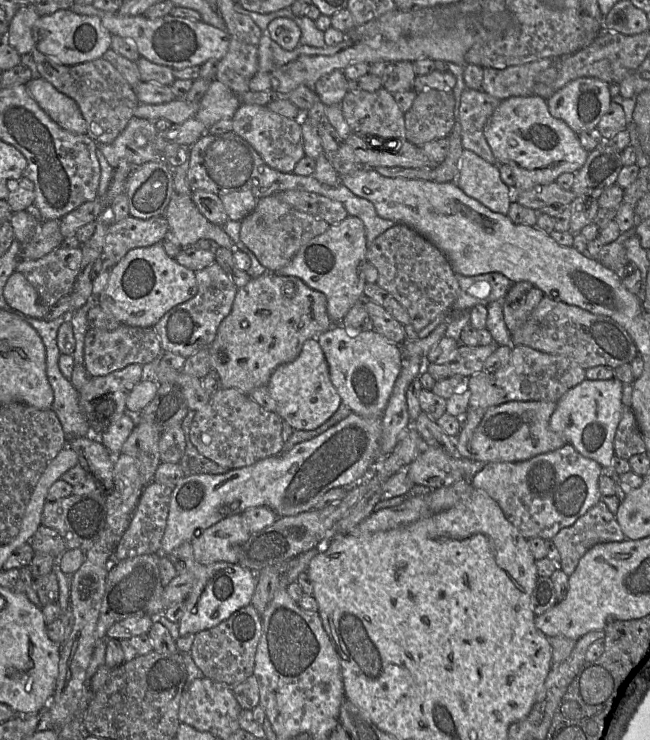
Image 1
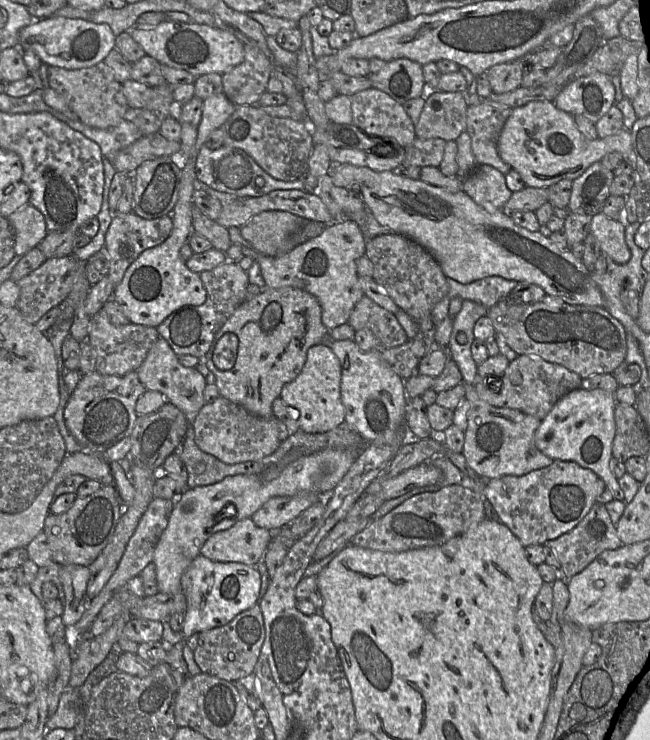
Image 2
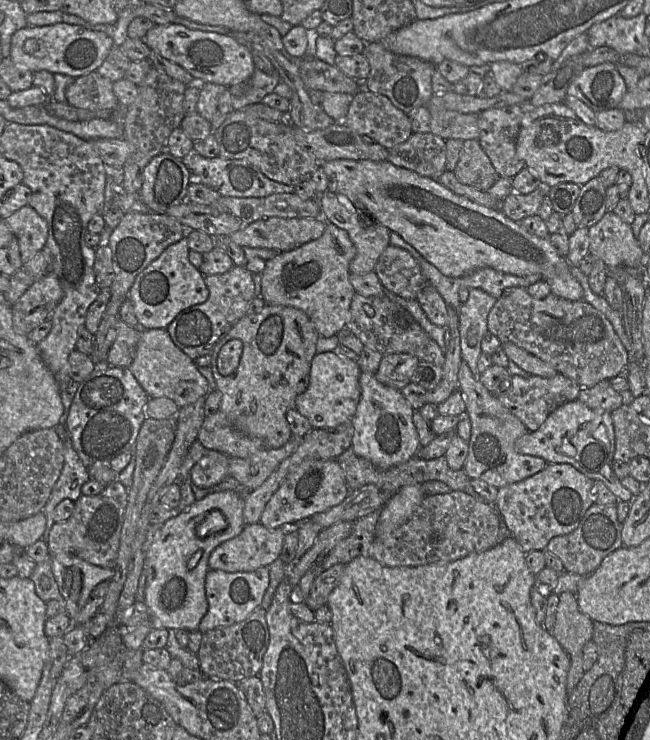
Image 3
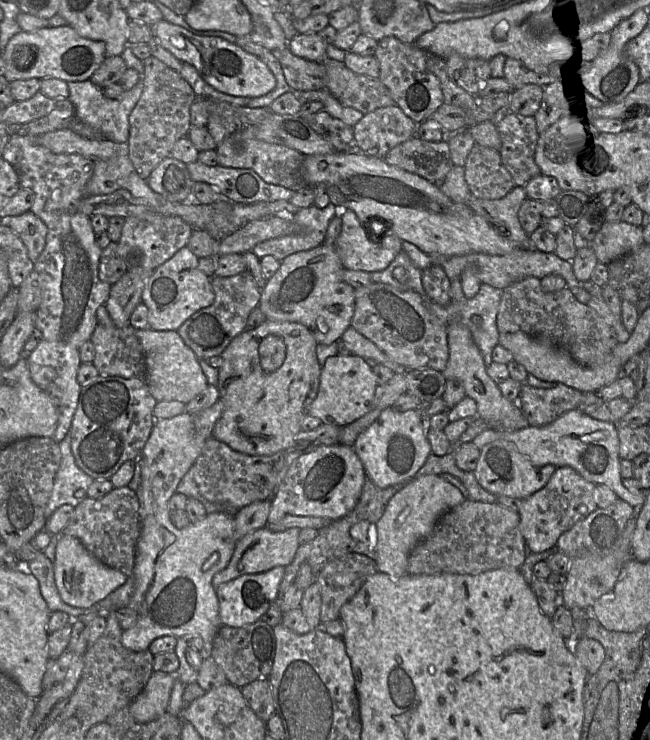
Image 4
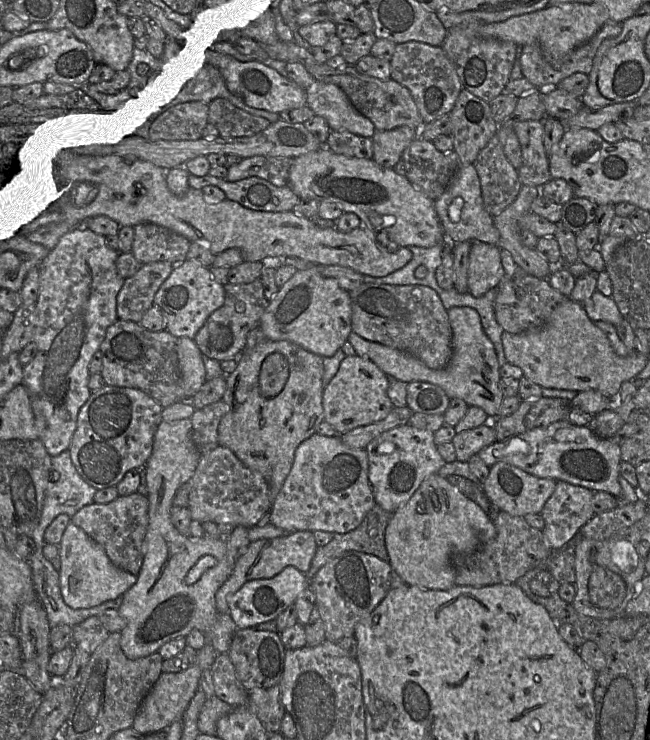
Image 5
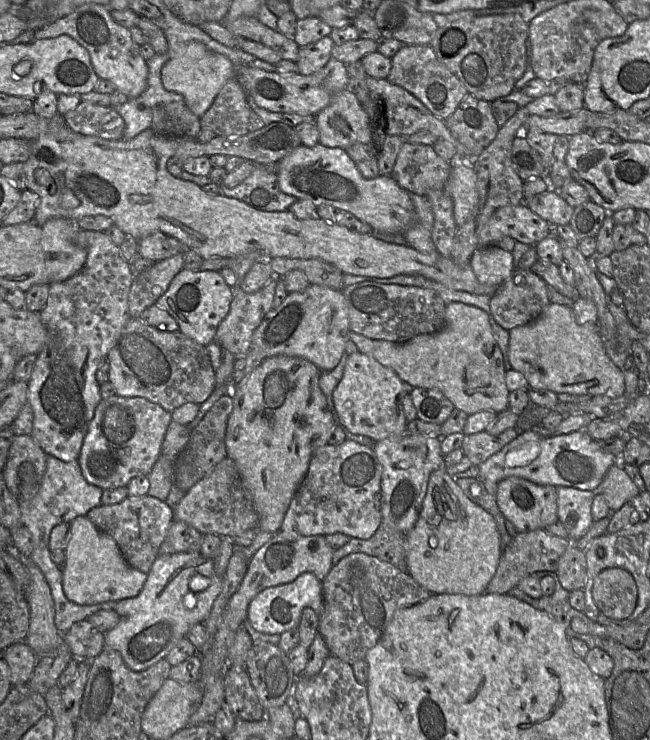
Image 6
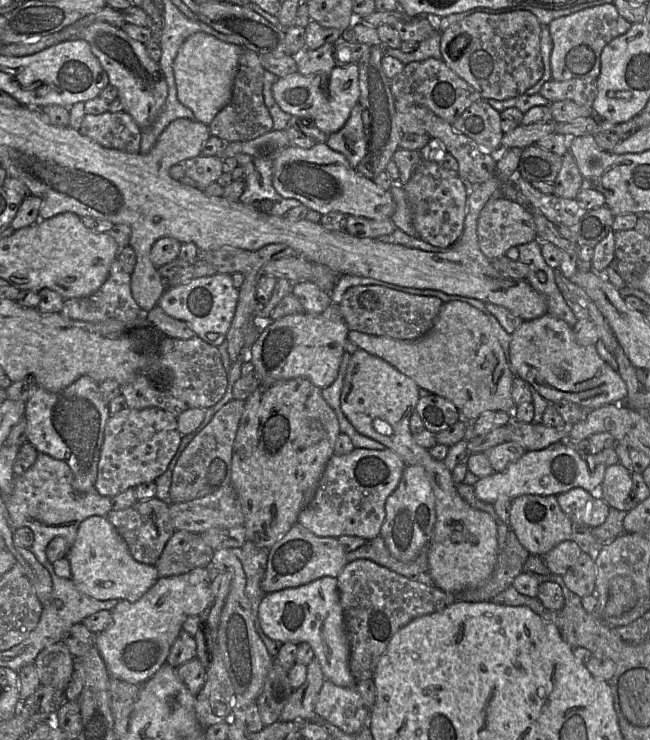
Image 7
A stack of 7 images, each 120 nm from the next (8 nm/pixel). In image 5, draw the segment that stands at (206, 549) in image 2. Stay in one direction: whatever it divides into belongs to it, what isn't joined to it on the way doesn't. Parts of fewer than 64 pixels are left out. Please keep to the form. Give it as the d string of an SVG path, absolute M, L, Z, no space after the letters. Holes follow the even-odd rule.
M307 530L251 542L247 551L237 559L229 578L216 592L216 607L218 611L230 614L229 598L250 580L272 578L287 566L294 566L304 574L307 573L317 548L318 545L316 544L313 532Z

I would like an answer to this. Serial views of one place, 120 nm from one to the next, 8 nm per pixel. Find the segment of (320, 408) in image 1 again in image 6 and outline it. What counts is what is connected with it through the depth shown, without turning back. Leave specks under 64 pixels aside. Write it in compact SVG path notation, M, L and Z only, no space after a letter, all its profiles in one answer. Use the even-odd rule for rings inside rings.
M358 351L348 357L342 379L333 391L333 405L344 428L353 434L365 435L378 442L408 433L408 421L402 400L412 389L413 387L403 382L393 370Z

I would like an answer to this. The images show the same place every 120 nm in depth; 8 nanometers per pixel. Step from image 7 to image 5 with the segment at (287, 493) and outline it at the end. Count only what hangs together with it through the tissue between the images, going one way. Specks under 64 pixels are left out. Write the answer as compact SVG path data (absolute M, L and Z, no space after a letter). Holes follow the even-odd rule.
M266 338L251 349L244 349L235 360L238 361L236 369L224 374L227 387L222 400L228 405L228 412L218 426L218 442L230 449L248 468L265 478L274 501L291 470L297 447L317 433L324 421L323 358L290 341Z

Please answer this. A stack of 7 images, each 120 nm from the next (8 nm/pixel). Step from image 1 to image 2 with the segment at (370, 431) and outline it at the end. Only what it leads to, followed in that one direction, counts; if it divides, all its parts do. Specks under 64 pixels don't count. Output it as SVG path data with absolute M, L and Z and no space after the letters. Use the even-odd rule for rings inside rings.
M328 448L321 450L319 452L315 452L309 455L302 456L298 458L297 460L293 461L289 465L287 465L282 471L278 471L277 469L265 469L261 474L253 474L253 475L235 475L235 476L229 476L221 480L220 482L217 482L212 485L208 486L199 486L199 487L194 487L194 488L186 488L182 491L182 493L178 496L178 498L173 502L173 507L171 514L168 519L168 524L165 530L163 531L162 535L160 536L155 550L154 550L154 555L153 555L153 563L155 564L156 567L156 581L157 581L157 587L159 592L168 594L172 598L172 611L171 614L173 613L182 613L184 614L186 607L187 607L187 602L186 602L186 597L185 594L183 593L182 586L181 586L181 577L185 570L189 567L189 565L192 563L192 561L200 554L200 549L205 543L205 541L210 537L211 534L226 530L233 526L233 521L230 521L228 524L223 524L223 525L218 525L216 521L216 516L218 513L220 513L225 507L228 505L232 505L235 508L235 514L229 516L229 517L234 517L237 516L237 521L245 519L245 518L251 518L251 516L265 503L267 502L270 498L276 497L276 496L294 496L300 493L304 492L315 492L315 493L320 493L320 494L325 494L325 493L333 493L334 489L338 485L338 483L342 480L342 478L346 475L346 473L349 471L350 467L353 465L355 462L356 458L358 455L356 455L355 452L347 451L344 449L336 449L336 448Z

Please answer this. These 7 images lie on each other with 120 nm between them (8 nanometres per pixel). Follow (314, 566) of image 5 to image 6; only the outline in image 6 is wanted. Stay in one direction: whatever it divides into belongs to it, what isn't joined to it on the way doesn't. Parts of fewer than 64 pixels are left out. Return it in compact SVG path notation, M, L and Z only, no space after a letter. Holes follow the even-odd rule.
M382 521L376 532L368 539L351 537L332 556L333 565L351 553L365 553L389 562L403 572L407 572L404 533Z

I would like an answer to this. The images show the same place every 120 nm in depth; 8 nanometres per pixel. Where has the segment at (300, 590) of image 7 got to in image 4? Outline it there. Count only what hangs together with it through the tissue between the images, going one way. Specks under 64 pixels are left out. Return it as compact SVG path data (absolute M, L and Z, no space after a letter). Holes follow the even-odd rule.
M277 566L256 574L244 574L216 588L219 616L223 626L243 627L259 620L277 598L285 567Z

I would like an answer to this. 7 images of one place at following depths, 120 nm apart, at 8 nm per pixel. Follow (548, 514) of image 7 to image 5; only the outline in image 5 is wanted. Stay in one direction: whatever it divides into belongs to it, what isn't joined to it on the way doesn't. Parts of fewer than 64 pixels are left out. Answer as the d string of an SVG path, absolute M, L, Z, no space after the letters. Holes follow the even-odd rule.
M498 462L490 467L482 488L495 510L524 518L527 514L541 513L546 501L553 494L556 483L554 479L539 478L511 464Z

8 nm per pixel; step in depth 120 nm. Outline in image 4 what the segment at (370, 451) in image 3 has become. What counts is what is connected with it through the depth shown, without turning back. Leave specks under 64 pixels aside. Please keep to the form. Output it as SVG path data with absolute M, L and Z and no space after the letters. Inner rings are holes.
M393 407L384 409L379 417L359 434L353 445L367 478L380 488L404 485L414 479L432 453L426 427L426 420L417 410L401 412Z

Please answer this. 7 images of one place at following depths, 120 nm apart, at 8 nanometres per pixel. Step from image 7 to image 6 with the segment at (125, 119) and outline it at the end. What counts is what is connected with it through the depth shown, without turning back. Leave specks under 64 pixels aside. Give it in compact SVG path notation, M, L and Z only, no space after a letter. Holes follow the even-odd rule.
M86 101L62 116L76 133L96 136L107 140L121 140L125 121L112 107L103 107Z

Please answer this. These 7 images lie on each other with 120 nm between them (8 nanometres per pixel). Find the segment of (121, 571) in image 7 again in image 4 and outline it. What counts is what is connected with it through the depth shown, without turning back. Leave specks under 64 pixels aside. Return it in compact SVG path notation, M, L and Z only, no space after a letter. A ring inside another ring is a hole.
M58 535L53 565L58 592L62 600L72 607L92 607L128 580L128 576L103 564L84 547L79 539L70 535Z

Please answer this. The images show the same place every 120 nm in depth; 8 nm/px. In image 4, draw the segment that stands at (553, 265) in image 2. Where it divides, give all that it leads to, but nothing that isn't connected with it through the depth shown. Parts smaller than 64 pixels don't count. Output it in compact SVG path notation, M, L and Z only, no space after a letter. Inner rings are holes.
M359 149L305 156L303 178L307 186L326 184L330 201L337 208L354 211L363 226L368 230L371 227L372 236L376 237L376 230L380 231L380 234L384 233L387 224L390 231L402 241L414 244L428 255L458 256L470 253L505 255L518 249L467 204L452 201L439 186L414 173L389 165L383 158L361 153Z

